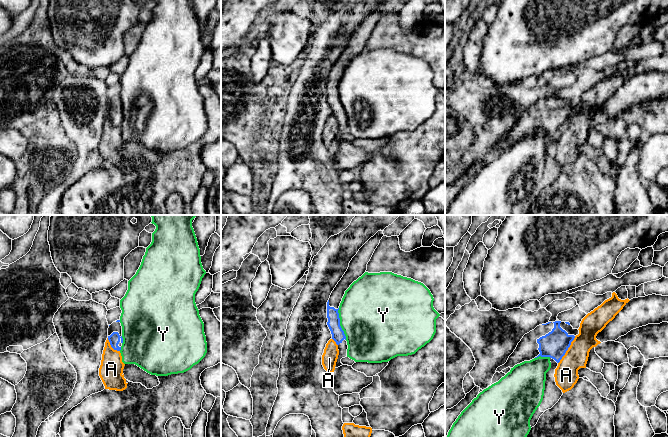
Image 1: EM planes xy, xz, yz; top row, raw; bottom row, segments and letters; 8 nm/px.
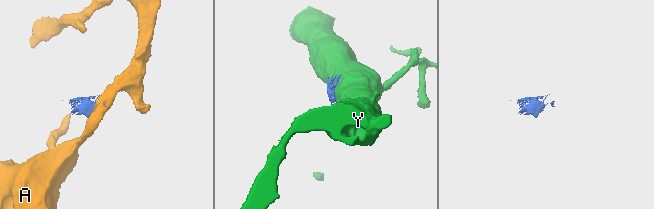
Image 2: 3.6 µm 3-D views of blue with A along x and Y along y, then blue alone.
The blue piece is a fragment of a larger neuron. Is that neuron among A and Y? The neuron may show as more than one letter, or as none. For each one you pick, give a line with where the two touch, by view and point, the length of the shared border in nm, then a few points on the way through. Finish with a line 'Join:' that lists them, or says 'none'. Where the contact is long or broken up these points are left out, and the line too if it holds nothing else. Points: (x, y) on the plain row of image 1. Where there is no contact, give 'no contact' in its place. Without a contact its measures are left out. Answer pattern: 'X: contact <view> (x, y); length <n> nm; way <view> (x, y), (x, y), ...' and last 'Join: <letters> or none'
Join: none

